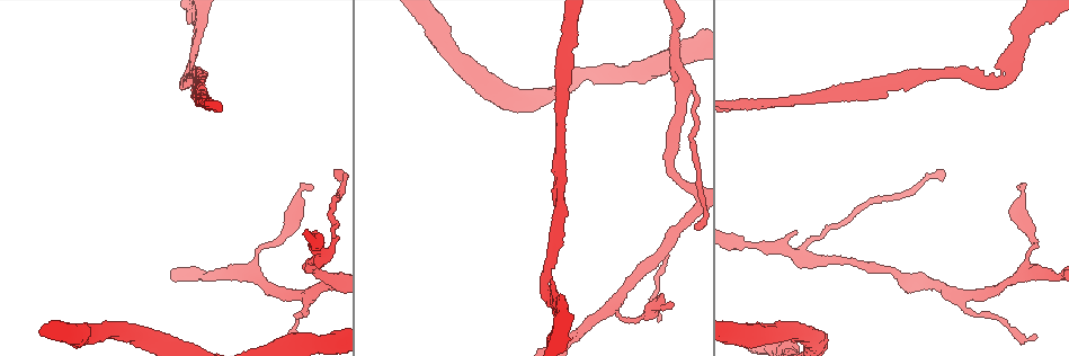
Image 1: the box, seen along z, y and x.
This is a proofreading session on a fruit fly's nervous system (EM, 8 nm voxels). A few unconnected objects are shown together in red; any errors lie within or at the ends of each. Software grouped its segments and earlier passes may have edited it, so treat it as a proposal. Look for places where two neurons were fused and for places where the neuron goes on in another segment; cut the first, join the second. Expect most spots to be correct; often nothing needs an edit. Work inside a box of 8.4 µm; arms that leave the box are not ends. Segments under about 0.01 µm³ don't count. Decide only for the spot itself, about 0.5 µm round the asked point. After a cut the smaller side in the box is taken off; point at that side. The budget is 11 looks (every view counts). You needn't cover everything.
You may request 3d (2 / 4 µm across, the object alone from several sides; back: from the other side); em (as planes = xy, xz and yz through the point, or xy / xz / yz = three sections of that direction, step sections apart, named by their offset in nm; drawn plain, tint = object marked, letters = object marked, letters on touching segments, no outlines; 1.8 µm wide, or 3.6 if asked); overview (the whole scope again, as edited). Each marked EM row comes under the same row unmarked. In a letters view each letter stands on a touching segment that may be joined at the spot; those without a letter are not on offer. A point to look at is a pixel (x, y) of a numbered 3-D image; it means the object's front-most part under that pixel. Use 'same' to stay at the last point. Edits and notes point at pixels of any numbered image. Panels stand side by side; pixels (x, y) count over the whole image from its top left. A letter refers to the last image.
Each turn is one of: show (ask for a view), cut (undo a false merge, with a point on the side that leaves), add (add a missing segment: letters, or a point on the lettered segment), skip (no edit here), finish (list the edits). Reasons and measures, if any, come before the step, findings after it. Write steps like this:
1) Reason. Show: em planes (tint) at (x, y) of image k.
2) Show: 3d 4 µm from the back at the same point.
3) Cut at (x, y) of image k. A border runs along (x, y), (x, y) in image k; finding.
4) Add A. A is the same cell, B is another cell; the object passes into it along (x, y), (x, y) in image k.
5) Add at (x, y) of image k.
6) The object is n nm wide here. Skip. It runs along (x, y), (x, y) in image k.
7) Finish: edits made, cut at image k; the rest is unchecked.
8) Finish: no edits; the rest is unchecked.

An open end. Show: em planes (letters) at (797, 231) of image 1.

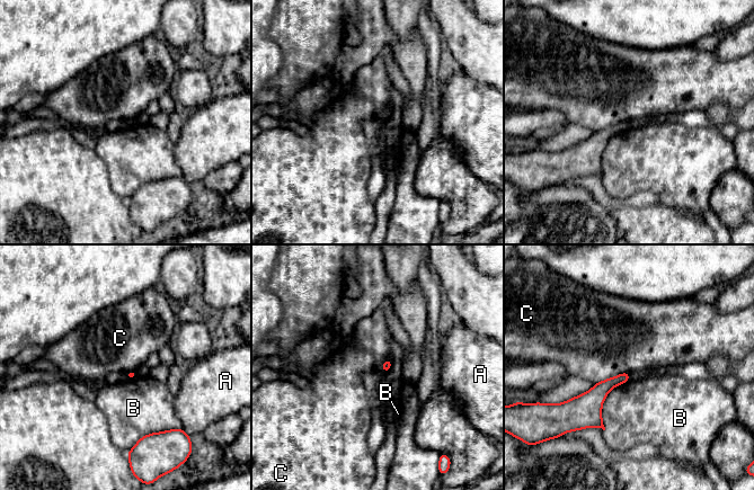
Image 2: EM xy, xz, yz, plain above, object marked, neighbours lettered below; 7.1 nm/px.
The longest contact is with B, 420 nm. Skip. A, B and C are other cells; a border runs along (629, 372), (622, 372), (596, 383) in image 2; none of them fits.

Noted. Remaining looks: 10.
Three-way junction. Show: em planes (letters) at (669, 243) of image 1.

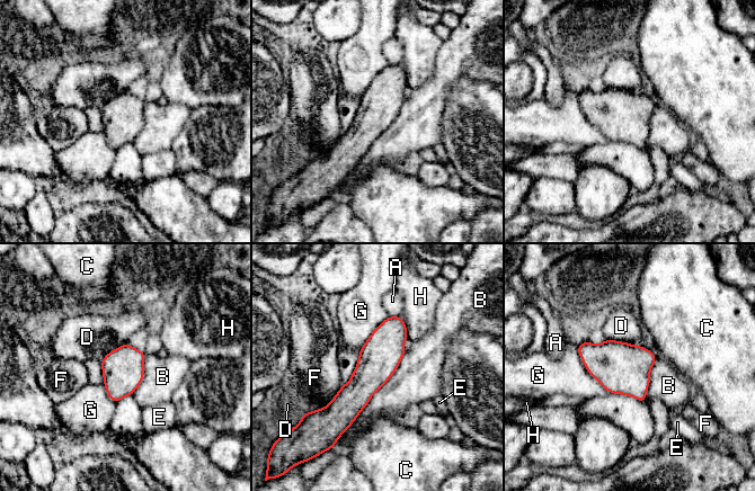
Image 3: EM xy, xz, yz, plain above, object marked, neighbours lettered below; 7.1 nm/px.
The object is 280 nm wide here; the longest contact is with B, 800 nm. Skip. A, B, C, D, E, F, G and H are other cells; all the same neuron.

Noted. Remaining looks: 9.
Long arm stops here. Show: 3d 4 µm at (673, 302) of image 1.

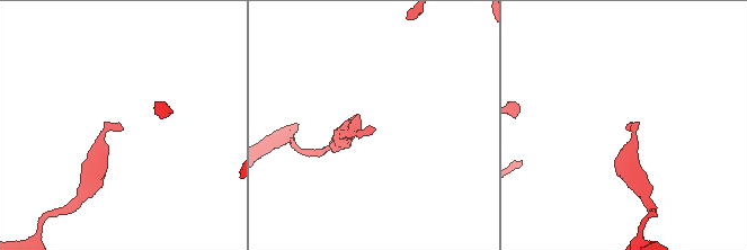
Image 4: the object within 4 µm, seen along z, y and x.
Show: em xy step 4 (tint) at (630, 126) of image 4.

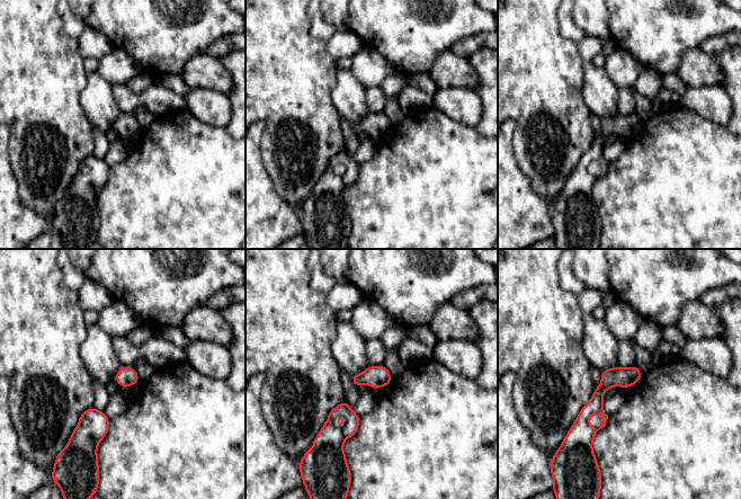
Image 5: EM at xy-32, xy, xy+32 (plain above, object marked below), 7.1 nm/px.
See the neighbours. Show: em xy step 4 (letters) at the same point.

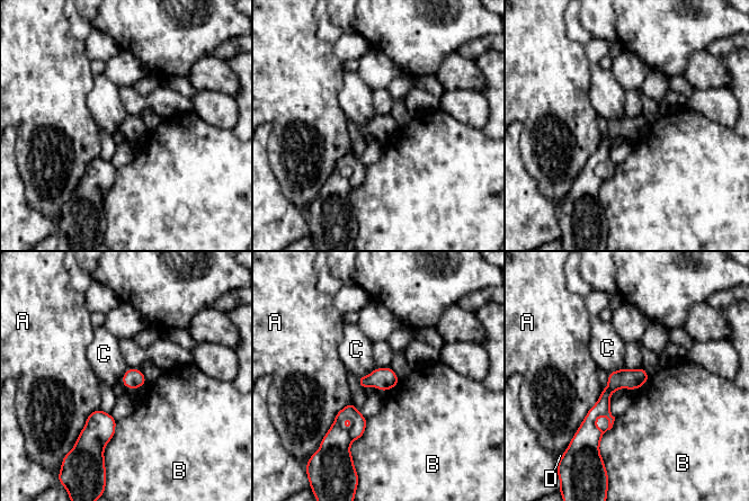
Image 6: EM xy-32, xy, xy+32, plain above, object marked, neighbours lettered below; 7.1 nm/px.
Skip. A, B, C and D are other cells; no lettered segment goes on from it.

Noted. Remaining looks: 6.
Sudden change in width. Show: 3d 4 µm at (1019, 30) of image 1.

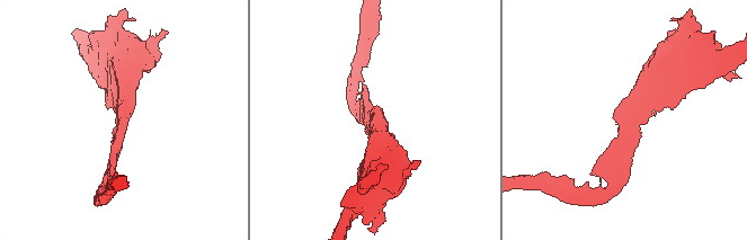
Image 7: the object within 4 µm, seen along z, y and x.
The arms are 170, 340 nm wide. Show: em xy step 4 (letters) at (628, 119) of image 7.

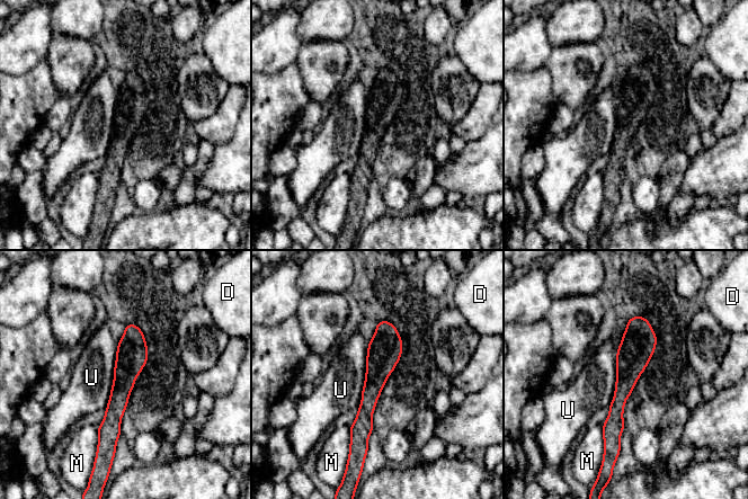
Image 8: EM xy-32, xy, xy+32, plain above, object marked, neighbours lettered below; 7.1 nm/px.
The longest contact is with U, 480 nm. Skip. D, M and U are other cells; it runs along (640, 319), (613, 442) in image 8; one neuron here.

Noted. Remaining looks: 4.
Finish: no edits; the rest is unchecked.

